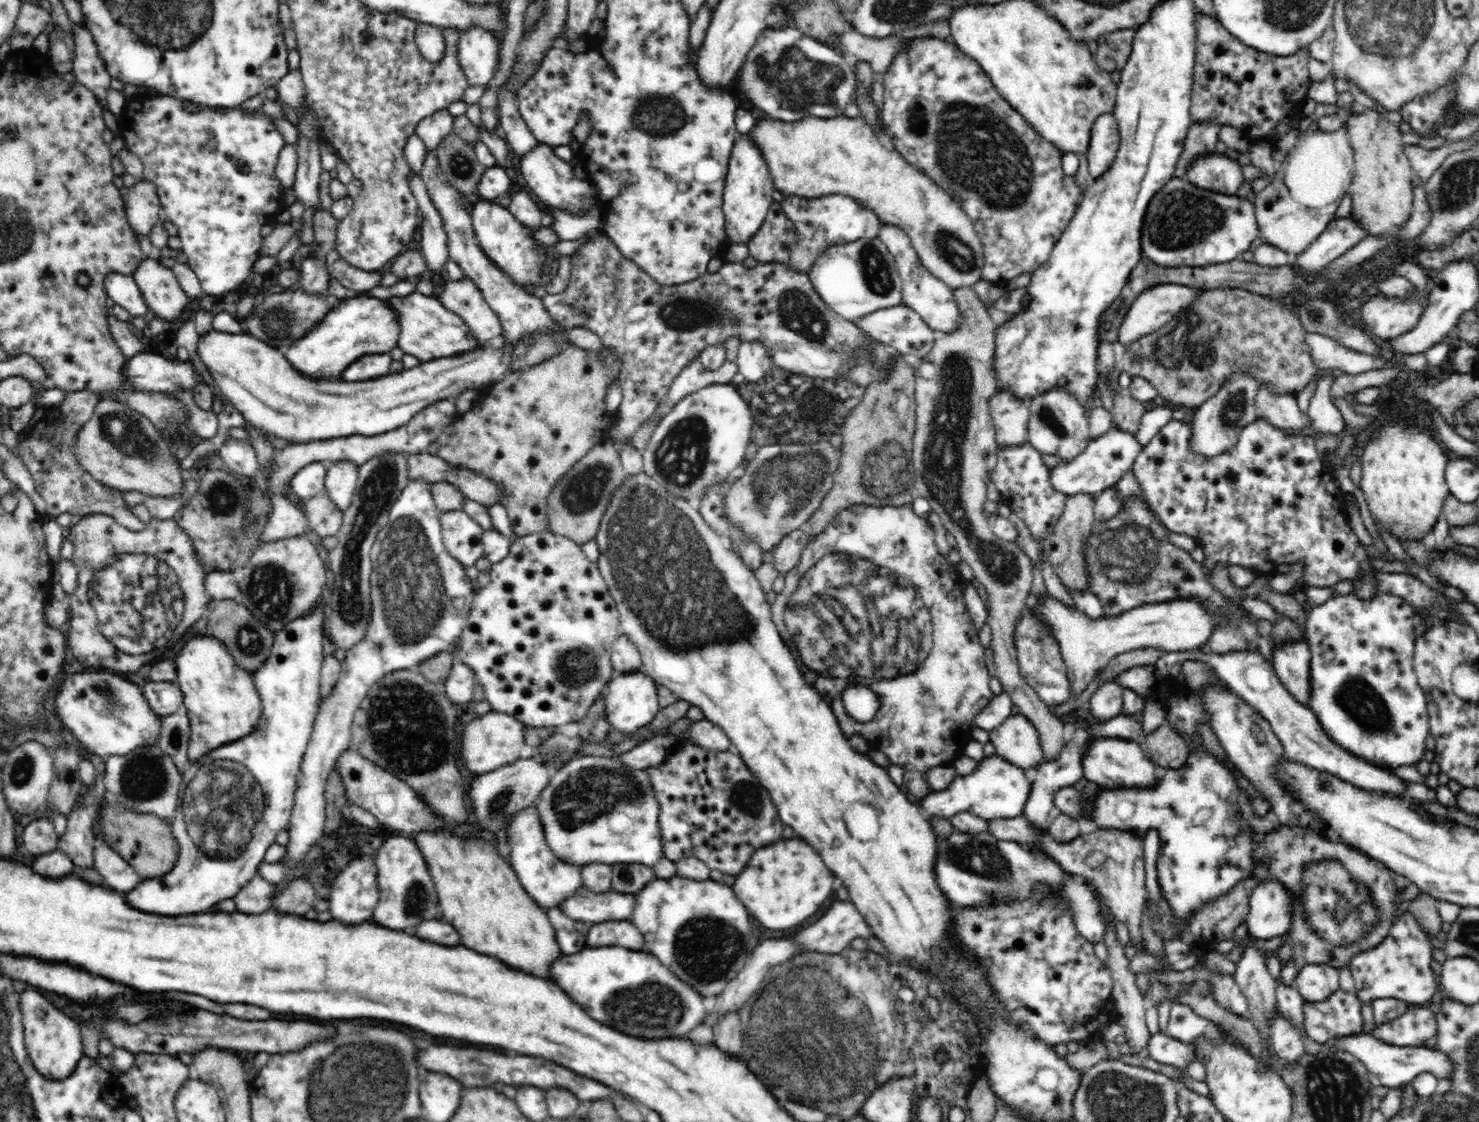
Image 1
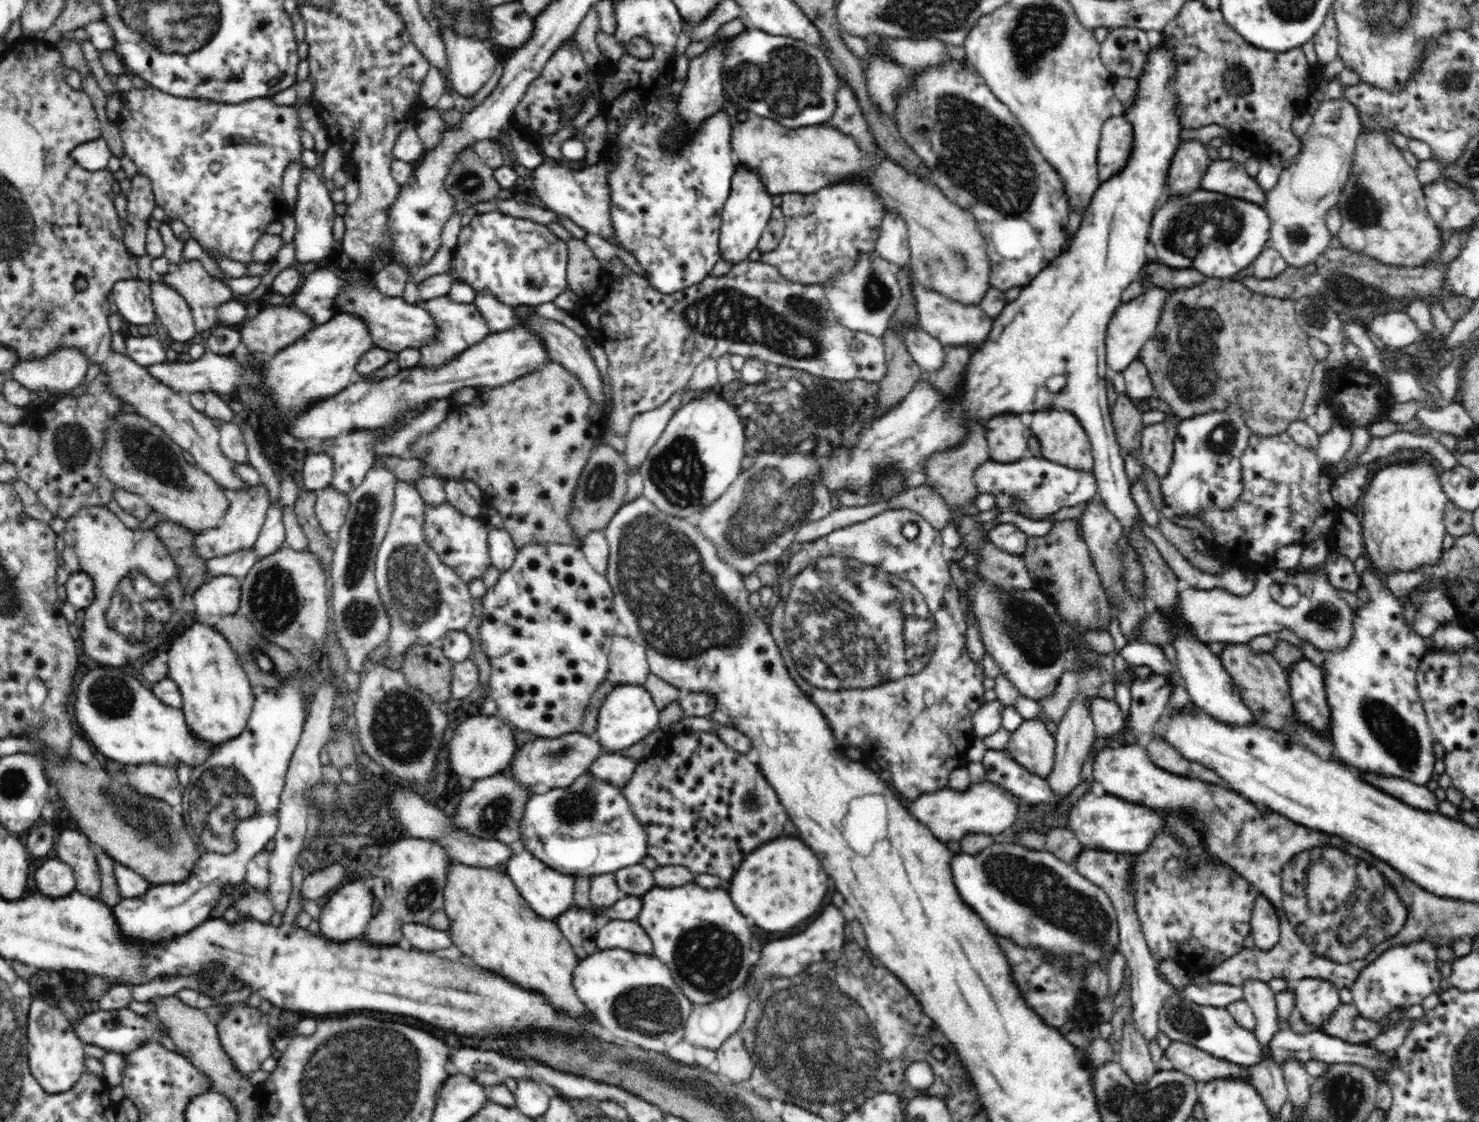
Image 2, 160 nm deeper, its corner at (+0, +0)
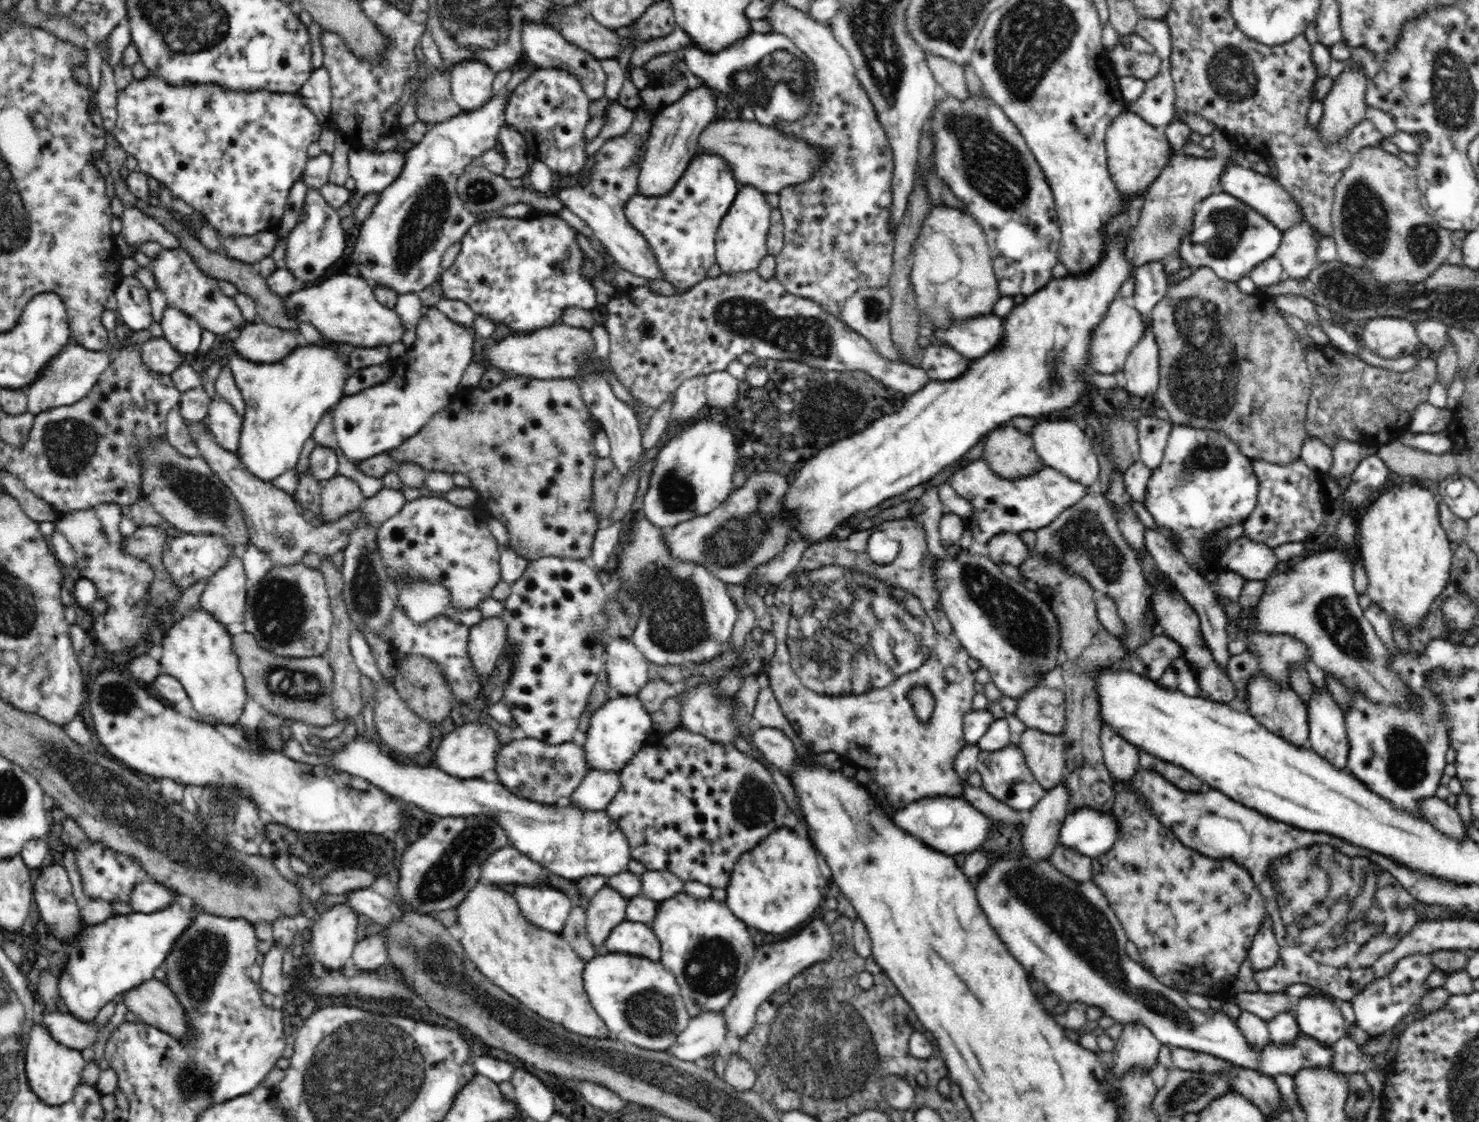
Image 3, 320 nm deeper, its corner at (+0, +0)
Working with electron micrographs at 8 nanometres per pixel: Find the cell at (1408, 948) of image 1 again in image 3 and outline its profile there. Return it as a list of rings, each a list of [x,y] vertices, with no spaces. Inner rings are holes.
[[[1417,953],[1403,957],[1392,969],[1389,976],[1375,979],[1361,994],[1352,1001],[1357,1025],[1371,1037],[1395,1027],[1406,1014],[1416,1007],[1422,996],[1429,991],[1425,989],[1425,981],[1434,971],[1434,965],[1427,954]]]

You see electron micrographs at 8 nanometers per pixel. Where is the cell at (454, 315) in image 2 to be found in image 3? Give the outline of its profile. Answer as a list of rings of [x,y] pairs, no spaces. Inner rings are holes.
[[[433,306],[426,307],[416,324],[416,340],[406,352],[394,360],[393,373],[379,385],[345,396],[332,409],[338,448],[356,467],[369,458],[386,454],[415,436],[445,406],[461,387],[461,378],[473,357],[473,342],[478,338],[472,325],[458,324]]]

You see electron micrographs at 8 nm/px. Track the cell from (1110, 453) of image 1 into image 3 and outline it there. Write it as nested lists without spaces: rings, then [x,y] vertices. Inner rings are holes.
[[[983,458],[956,471],[947,482],[957,494],[972,504],[974,511],[964,519],[964,523],[966,528],[971,528],[973,539],[978,544],[986,544],[992,536],[1002,532],[1019,534],[1024,530],[1037,531],[1044,528],[1091,491],[1082,483],[1076,483],[1058,470],[1046,466],[1037,474],[1008,481],[998,477]]]

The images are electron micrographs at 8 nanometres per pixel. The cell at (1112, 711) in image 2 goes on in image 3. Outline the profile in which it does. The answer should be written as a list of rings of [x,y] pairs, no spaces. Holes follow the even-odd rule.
[[[1103,724],[1099,739],[1103,761],[1113,780],[1130,780],[1140,767],[1139,749],[1122,738],[1122,735],[1114,732],[1107,724]]]

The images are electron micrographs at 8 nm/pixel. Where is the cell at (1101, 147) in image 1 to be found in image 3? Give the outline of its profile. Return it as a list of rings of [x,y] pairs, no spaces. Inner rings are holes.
[[[1129,111],[1119,114],[1109,124],[1105,149],[1110,177],[1125,196],[1140,196],[1142,192],[1147,191],[1165,164],[1168,164],[1168,158],[1175,152],[1163,129],[1152,126],[1141,116]]]

